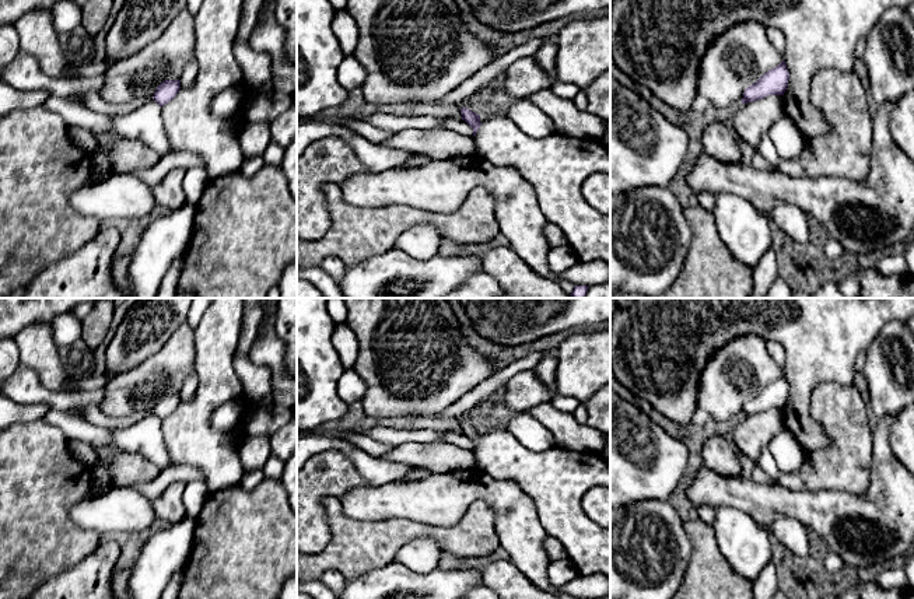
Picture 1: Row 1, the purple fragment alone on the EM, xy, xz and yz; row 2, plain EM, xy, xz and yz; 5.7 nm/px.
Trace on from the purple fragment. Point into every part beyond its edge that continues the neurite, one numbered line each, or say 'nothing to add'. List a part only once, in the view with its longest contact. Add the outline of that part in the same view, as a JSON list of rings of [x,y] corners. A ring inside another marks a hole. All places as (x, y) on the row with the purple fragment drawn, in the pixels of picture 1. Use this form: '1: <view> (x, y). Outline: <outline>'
nothing to add

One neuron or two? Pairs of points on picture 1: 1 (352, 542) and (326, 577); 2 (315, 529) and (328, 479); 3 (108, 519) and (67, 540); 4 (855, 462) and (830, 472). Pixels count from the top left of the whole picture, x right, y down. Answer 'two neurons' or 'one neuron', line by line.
1: two neurons
2: one neuron
3: two neurons
4: one neuron

